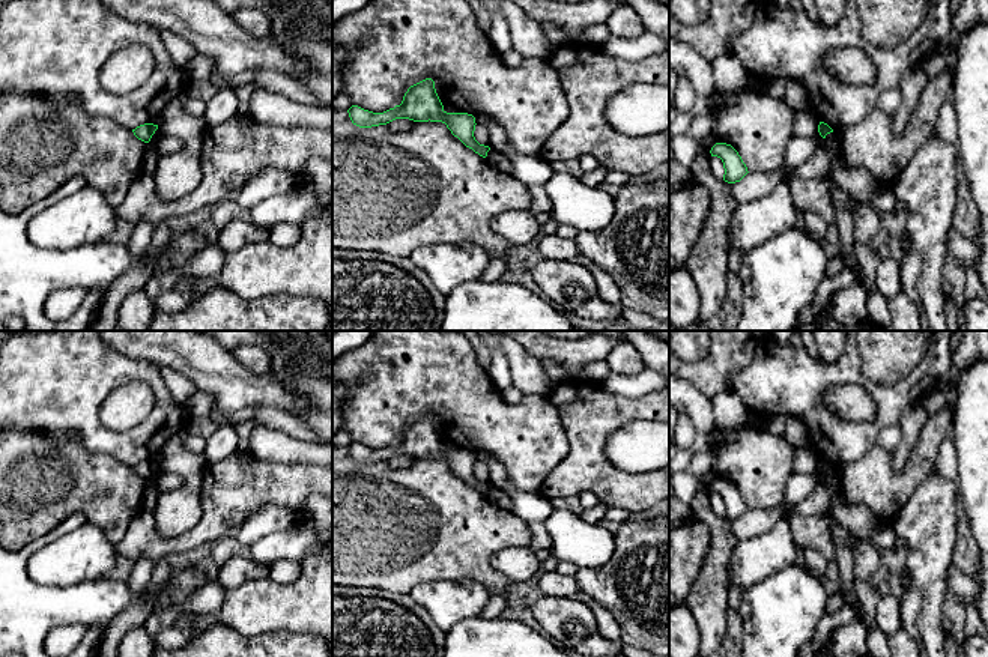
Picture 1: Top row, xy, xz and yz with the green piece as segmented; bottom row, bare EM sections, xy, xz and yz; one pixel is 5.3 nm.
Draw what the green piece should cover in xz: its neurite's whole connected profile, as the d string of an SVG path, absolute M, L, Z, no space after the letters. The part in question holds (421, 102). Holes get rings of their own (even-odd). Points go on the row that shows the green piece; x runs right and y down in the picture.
M426 78L408 89L400 105L383 113L373 113L358 105L352 105L349 117L359 128L386 125L396 119L409 119L414 122L442 122L466 147L486 158L489 146L480 144L475 137L475 117L468 113L447 113L436 93L435 81Z

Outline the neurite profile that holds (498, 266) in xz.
M492 257L487 271L484 272L484 281L502 281L502 277L510 271L510 260L505 257Z

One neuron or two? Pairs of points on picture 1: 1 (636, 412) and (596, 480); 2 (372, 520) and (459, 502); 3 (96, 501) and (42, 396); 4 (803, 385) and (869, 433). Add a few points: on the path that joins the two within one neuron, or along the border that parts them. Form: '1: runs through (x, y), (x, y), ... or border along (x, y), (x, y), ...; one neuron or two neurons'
1: runs through (615, 417), (596, 436), (596, 459); one neuron
2: runs through (393, 520), (438, 520); one neuron
3: border along (29, 429), (72, 432), (95, 453); two neurons
4: runs through (808, 405), (836, 433), (850, 433); one neuron

